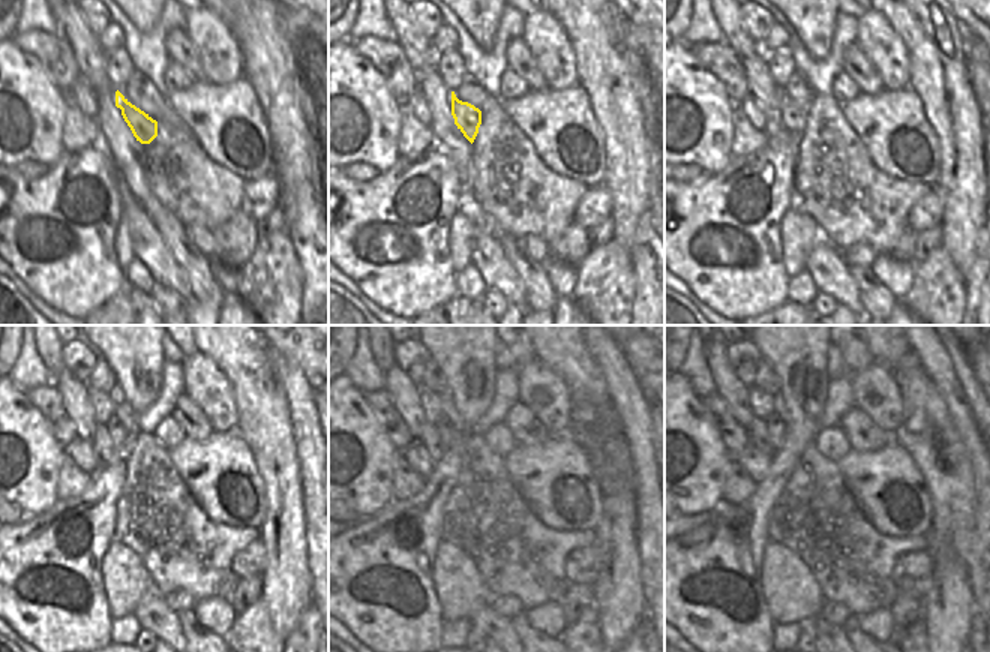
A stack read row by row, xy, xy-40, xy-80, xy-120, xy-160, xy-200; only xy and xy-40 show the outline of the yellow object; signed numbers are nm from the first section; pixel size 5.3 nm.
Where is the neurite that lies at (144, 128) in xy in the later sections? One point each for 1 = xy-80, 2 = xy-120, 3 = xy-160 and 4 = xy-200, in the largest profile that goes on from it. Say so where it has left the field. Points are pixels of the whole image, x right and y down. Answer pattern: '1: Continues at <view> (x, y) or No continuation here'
1: Continues at xy-80 (794, 114)
2: Continues at xy-120 (104, 447)
3: Continues at xy-160 (429, 436)
4: Continues at xy-200 (756, 430).

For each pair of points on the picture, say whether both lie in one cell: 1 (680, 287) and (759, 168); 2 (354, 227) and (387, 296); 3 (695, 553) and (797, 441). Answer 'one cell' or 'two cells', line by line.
1: two cells
2: one cell
3: one cell

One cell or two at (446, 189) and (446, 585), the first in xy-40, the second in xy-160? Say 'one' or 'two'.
two

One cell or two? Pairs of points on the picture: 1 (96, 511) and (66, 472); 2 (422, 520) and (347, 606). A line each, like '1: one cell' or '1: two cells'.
1: two cells
2: one cell

